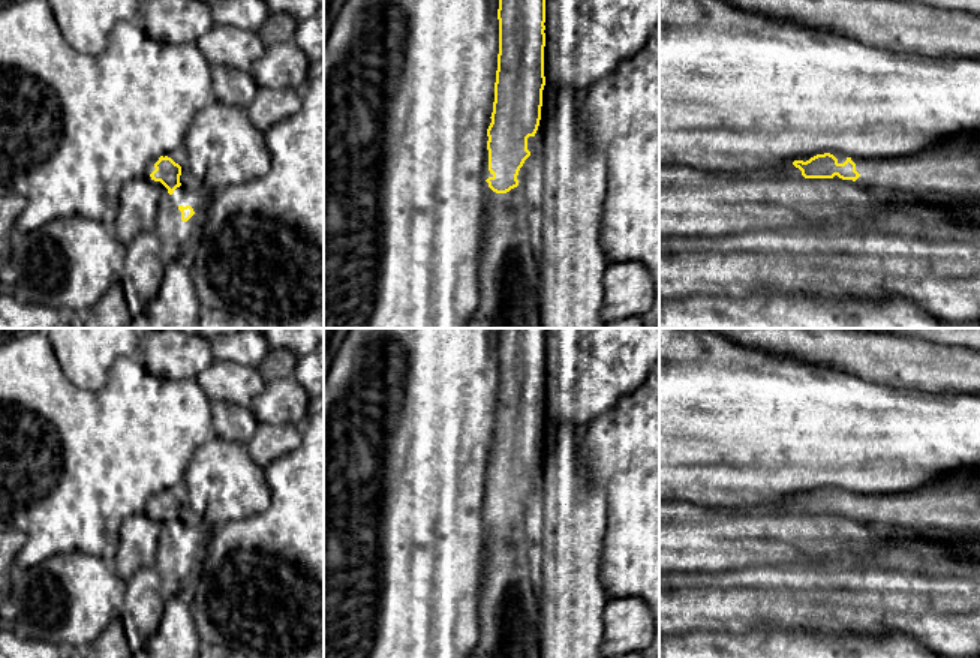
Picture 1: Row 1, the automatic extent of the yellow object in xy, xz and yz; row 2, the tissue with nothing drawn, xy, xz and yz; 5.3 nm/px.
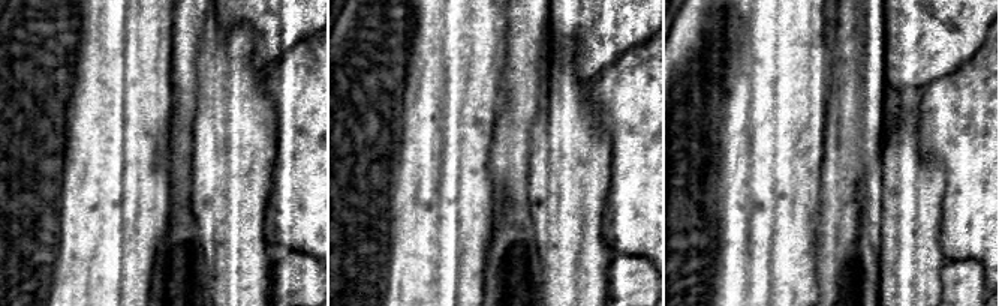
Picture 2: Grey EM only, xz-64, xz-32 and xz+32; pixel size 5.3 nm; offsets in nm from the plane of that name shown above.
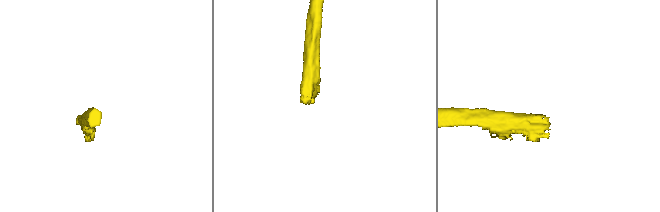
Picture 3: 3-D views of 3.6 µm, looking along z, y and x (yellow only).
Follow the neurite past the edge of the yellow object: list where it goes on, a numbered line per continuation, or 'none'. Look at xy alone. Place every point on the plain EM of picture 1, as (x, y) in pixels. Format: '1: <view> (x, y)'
1: xy (152, 504)

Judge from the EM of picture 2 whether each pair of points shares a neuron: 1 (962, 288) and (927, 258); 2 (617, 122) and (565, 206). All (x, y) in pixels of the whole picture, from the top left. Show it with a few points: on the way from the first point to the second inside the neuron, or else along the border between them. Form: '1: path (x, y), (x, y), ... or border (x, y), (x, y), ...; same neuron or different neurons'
1: border (947, 261), (941, 270), (941, 290); different neurons
2: border (596, 105), (610, 146), (611, 173); different neurons

